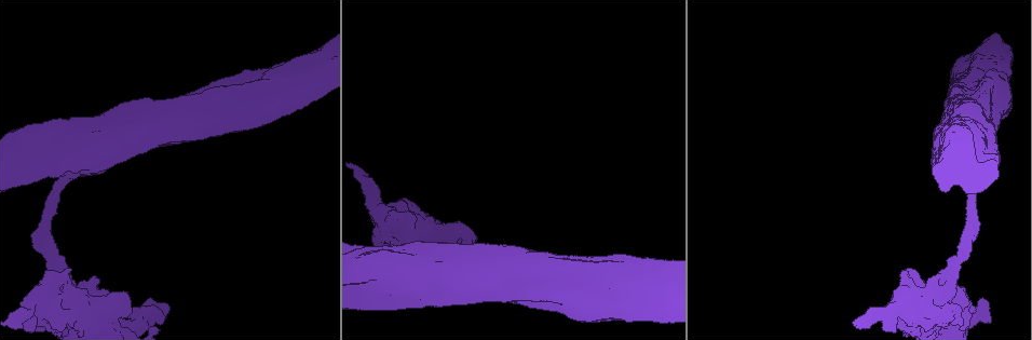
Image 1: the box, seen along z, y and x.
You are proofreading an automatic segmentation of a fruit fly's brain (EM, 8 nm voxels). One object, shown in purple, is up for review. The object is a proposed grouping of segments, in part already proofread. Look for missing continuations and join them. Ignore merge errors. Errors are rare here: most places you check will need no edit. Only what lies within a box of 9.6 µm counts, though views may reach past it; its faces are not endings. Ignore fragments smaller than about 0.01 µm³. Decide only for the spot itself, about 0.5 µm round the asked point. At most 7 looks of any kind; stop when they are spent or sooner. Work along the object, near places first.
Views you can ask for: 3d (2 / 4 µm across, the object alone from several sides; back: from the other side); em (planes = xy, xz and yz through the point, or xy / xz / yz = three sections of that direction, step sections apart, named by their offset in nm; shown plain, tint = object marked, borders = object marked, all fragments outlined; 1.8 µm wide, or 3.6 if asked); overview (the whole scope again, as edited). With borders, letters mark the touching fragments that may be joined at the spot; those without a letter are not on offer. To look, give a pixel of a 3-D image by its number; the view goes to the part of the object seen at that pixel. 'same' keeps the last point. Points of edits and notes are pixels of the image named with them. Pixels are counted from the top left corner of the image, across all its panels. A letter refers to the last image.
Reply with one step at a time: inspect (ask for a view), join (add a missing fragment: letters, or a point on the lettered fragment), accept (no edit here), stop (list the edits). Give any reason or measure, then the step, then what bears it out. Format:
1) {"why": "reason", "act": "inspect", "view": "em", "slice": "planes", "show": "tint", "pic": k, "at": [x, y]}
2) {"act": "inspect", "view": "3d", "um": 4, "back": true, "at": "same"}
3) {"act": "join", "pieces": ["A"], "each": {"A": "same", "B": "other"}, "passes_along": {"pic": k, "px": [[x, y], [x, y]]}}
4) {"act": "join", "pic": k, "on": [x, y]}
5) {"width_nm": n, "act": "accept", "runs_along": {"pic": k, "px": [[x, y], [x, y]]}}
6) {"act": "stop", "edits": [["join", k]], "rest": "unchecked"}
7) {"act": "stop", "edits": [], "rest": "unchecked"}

{"why": "stops while still wide", "act": "inspect", "view": "em", "slice": "planes", "show": "borders", "pic": 1, "at": [126, 294]}

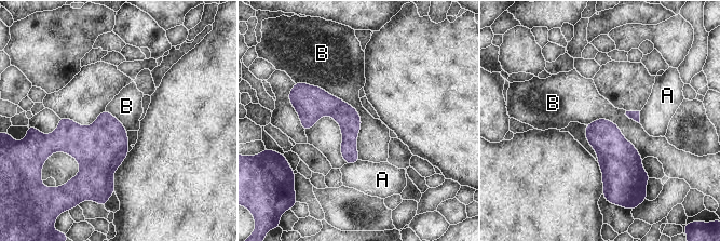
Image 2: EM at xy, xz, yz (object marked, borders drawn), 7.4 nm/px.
{"longest_contact_nm": ["B", 750], "act": "accept", "each": {"A": "other", "B": "other"}, "border": {"pic": 2, "px": [[295, 82], [357, 111], [360, 159]]}, "found": "none of them fits"}

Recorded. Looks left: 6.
{"why": "branch stops here", "act": "inspect", "view": "em", "slice": "yz", "step": 8, "show": "tint", "pic": 1, "at": [167, 308]}

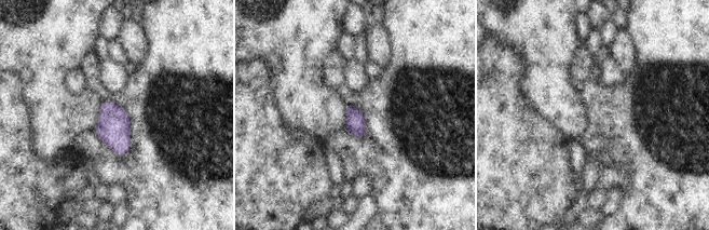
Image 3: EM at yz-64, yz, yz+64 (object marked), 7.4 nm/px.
{"act": "inspect", "view": "em", "slice": "planes", "show": "borders", "at": "same"}

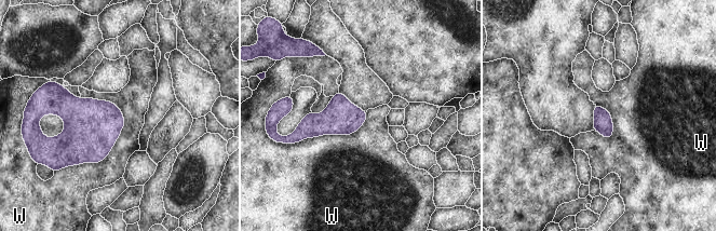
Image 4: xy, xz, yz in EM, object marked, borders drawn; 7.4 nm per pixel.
{"act": "accept", "each": {"W": "other"}, "border": {"pic": 4, "px": [[116, 104], [108, 154], [63, 167]]}, "found": "none of them fits"}

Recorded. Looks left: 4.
{"act": "inspect", "view": "em", "um": 3.6, "slice": "planes", "show": "tint", "pic": 1, "at": [530, 297]}

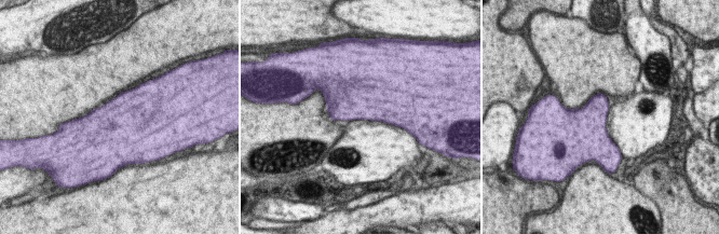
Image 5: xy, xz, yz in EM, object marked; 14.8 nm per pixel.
{"why": "what lies round it", "act": "inspect", "view": "em", "um": 3.6, "slice": "planes", "show": "borders", "at": "same"}

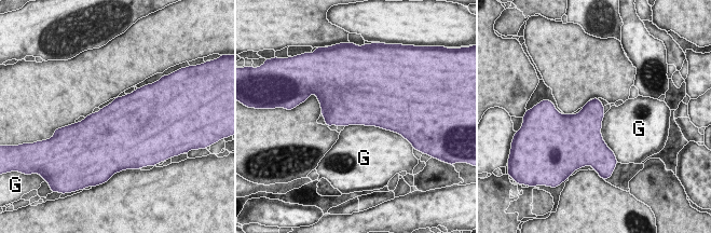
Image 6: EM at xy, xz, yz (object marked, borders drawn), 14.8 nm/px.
{"act": "accept", "each": {"G": "other"}, "border": {"pic": 6, "px": [[345, 125], [374, 125], [392, 132]]}, "found": "no lettered fragment goes on from it"}

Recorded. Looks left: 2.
{"act": "stop", "edits": [], "rest": "unchecked"}

